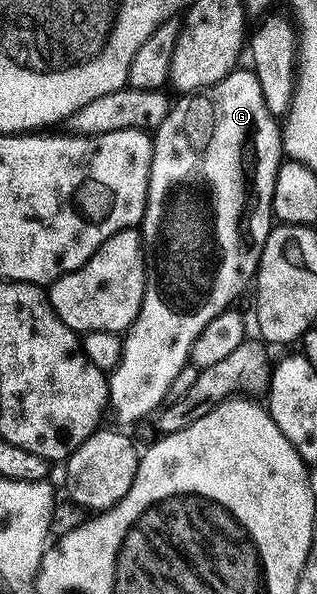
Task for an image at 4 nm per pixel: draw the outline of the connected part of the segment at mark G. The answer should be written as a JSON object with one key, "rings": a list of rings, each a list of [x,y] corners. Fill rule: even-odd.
{"rings":[[[235,69],[231,71],[219,83],[205,88],[195,97],[182,97],[179,103],[175,102],[170,110],[167,111],[166,119],[157,127],[152,135],[154,160],[150,162],[150,174],[159,179],[160,182],[166,183],[166,187],[170,192],[166,195],[166,212],[162,215],[162,260],[158,263],[158,276],[155,279],[153,276],[152,285],[147,286],[146,296],[142,302],[140,313],[136,317],[136,321],[125,332],[122,341],[122,357],[108,375],[108,386],[110,389],[109,406],[126,423],[134,423],[137,419],[144,418],[145,415],[151,414],[150,416],[153,416],[167,402],[173,379],[187,365],[190,351],[193,349],[193,343],[200,337],[201,331],[218,314],[233,308],[238,303],[236,302],[238,294],[249,283],[251,286],[252,280],[258,274],[258,262],[264,253],[266,239],[272,230],[272,208],[274,205],[276,177],[278,176],[279,167],[284,162],[282,154],[282,129],[275,112],[271,111],[269,104],[266,103],[265,93],[259,76],[253,70],[252,72],[242,70]]]}

